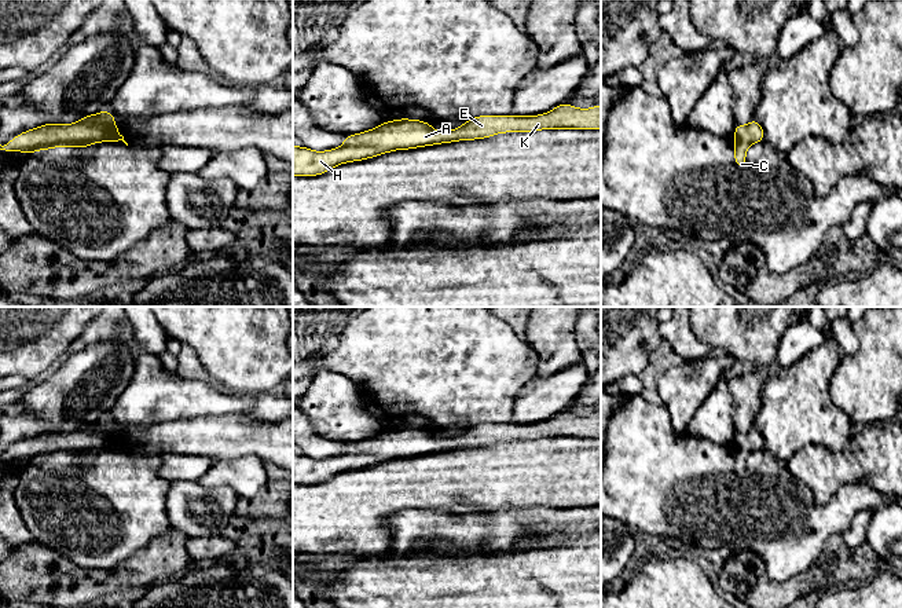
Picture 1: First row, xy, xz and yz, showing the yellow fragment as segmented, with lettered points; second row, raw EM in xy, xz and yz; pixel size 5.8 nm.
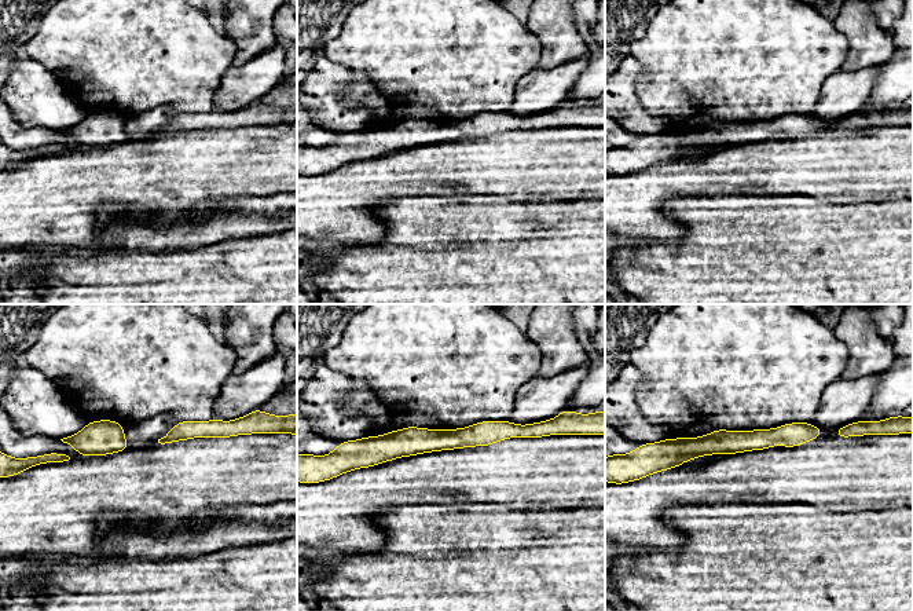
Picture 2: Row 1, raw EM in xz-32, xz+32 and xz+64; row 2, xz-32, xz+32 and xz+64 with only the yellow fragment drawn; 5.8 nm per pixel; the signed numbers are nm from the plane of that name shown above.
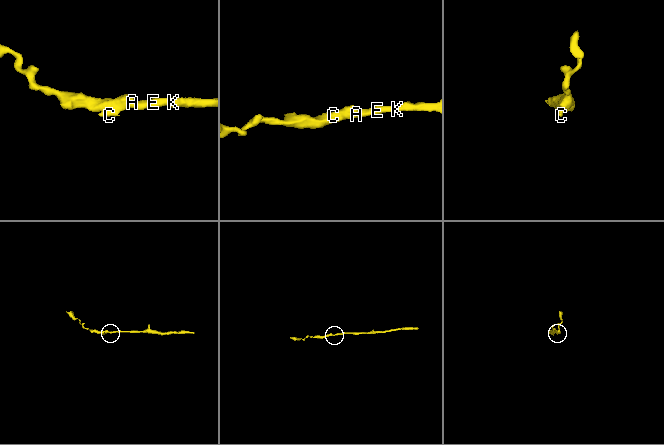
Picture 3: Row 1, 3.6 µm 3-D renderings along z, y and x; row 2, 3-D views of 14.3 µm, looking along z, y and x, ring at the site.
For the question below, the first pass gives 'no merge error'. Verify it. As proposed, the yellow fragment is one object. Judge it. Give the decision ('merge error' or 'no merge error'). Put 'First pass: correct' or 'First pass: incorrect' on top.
First pass: correct
no merge error

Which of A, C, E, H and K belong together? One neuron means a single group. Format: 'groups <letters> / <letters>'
groups A C E H K

